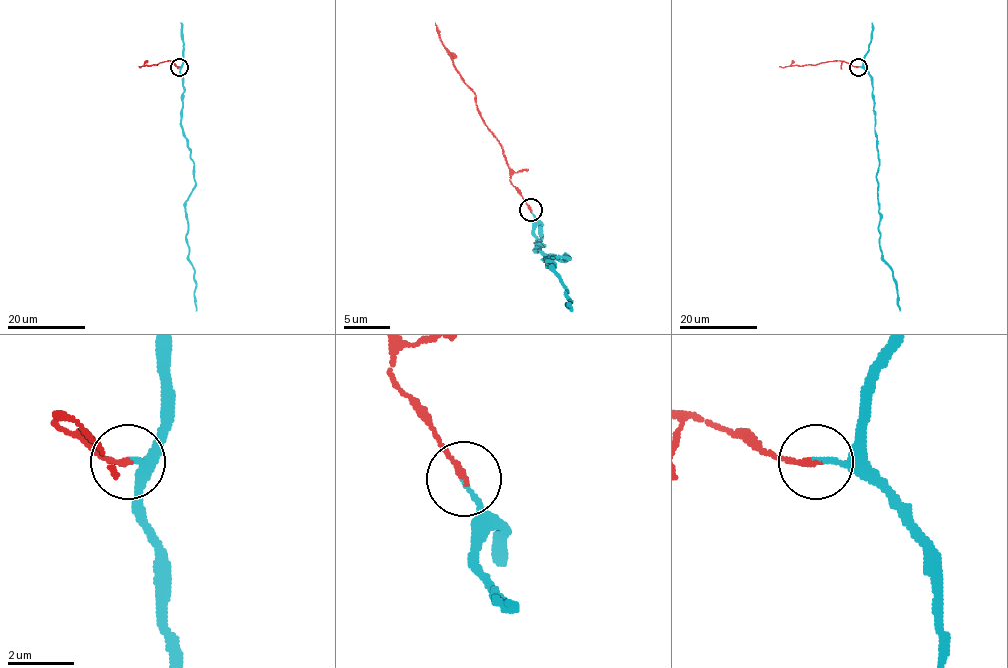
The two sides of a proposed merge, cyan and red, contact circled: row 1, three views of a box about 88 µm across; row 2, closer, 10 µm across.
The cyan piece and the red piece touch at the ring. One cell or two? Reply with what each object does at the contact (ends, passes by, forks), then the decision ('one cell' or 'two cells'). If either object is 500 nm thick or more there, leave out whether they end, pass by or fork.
cyan ends | red ends | one cell

